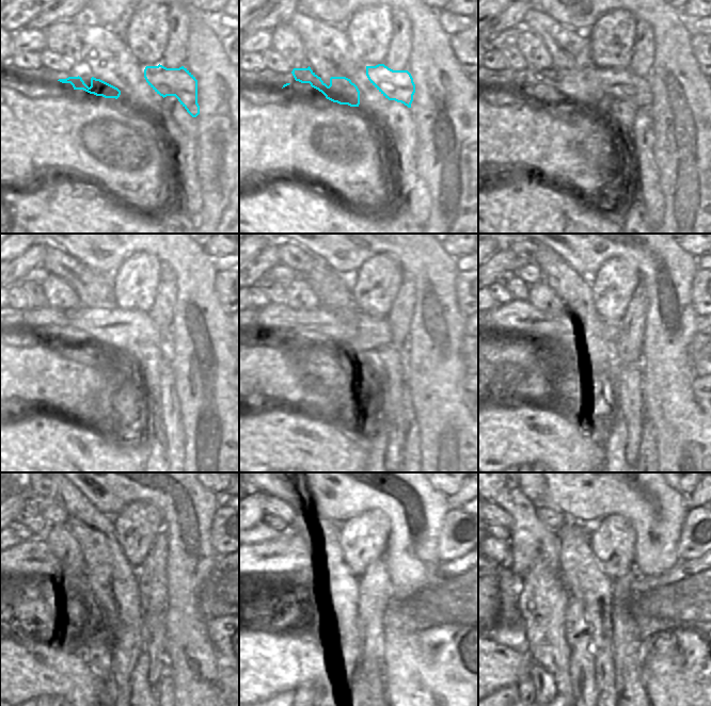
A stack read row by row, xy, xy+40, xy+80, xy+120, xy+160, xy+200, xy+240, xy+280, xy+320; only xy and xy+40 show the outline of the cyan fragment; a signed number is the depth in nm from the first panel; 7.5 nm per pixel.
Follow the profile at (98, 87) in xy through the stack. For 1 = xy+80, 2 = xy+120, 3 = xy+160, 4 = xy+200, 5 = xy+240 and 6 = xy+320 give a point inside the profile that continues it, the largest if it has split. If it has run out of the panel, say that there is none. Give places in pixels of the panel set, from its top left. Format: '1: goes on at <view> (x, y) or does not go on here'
1: goes on at xy+80 (584, 86)
2: goes on at xy+120 (120, 330)
3: goes on at xy+160 (362, 332)
4: goes on at xy+200 (519, 319)
5: goes on at xy+240 (33, 557)
6: goes on at xy+320 (500, 551)

